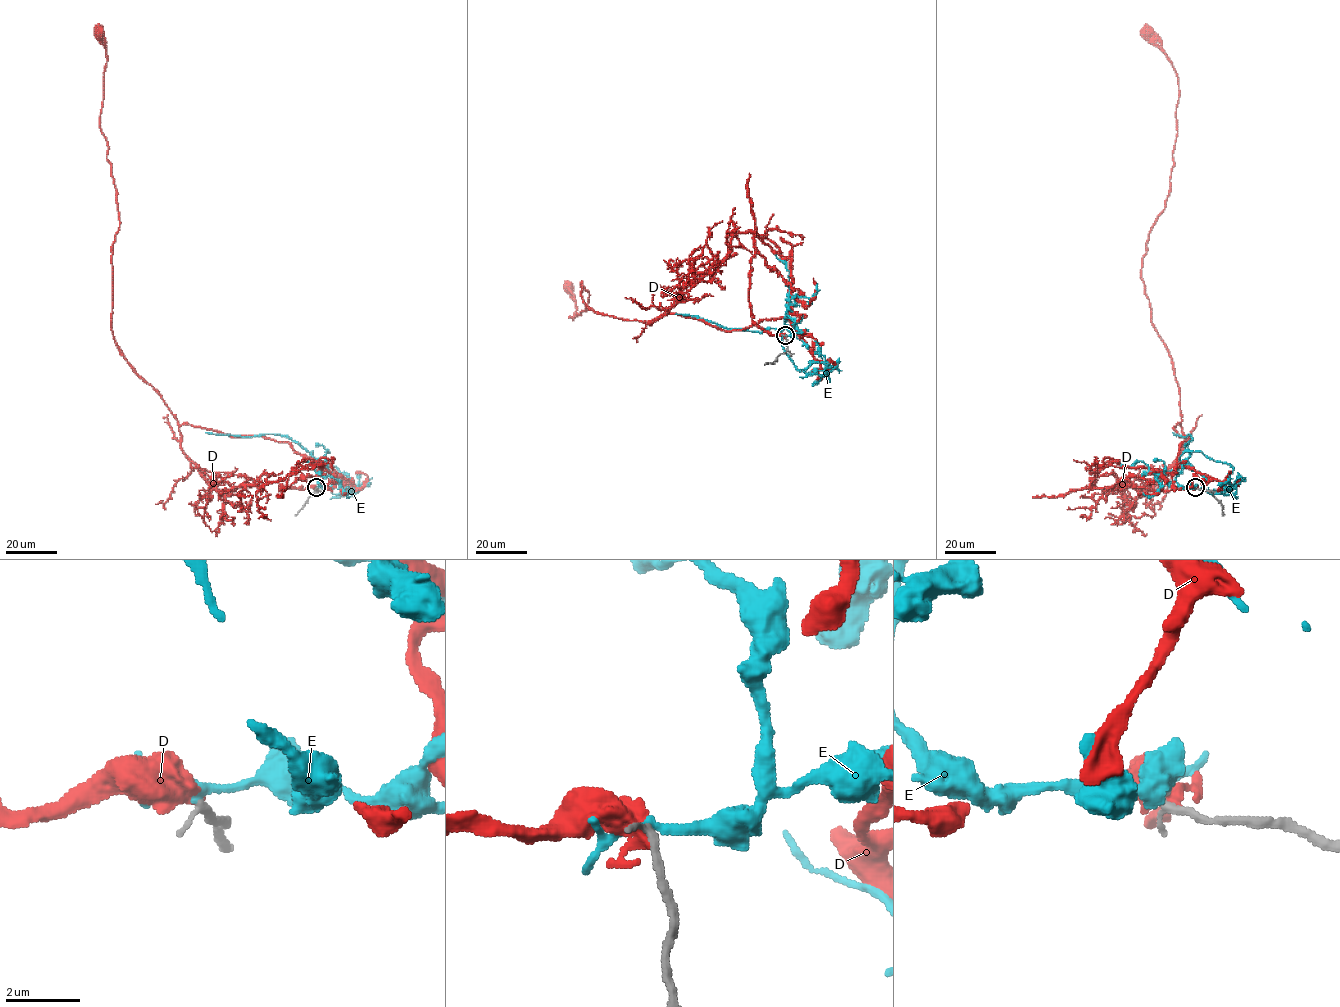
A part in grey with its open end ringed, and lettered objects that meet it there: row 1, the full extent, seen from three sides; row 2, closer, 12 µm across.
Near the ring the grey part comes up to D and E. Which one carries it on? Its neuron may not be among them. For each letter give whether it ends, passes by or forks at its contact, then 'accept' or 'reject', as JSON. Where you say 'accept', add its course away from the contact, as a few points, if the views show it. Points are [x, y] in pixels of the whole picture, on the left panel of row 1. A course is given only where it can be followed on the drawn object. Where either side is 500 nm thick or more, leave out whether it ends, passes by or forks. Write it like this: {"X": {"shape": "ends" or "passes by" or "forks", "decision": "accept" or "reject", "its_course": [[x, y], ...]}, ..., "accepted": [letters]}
{"D": {"shape": "passes by", "decision": "reject"}, "E": {"shape": "passes by", "decision": "reject"}, "accepted": []}

